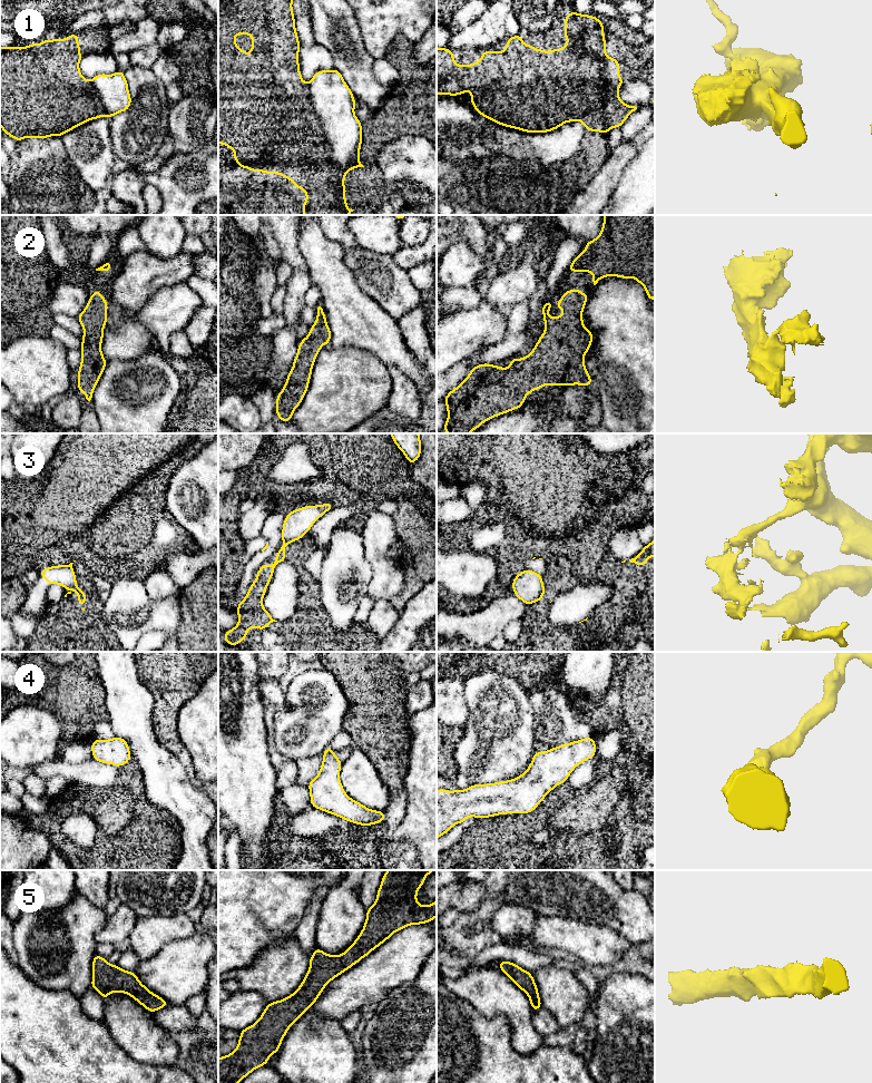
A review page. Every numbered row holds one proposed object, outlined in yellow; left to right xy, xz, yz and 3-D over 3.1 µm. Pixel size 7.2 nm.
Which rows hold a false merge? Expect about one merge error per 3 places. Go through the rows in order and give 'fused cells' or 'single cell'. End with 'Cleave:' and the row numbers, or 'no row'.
1: fused cells
2: single cell
3: fused cells
4: single cell
5: single cell
Cleave: 1, 3

